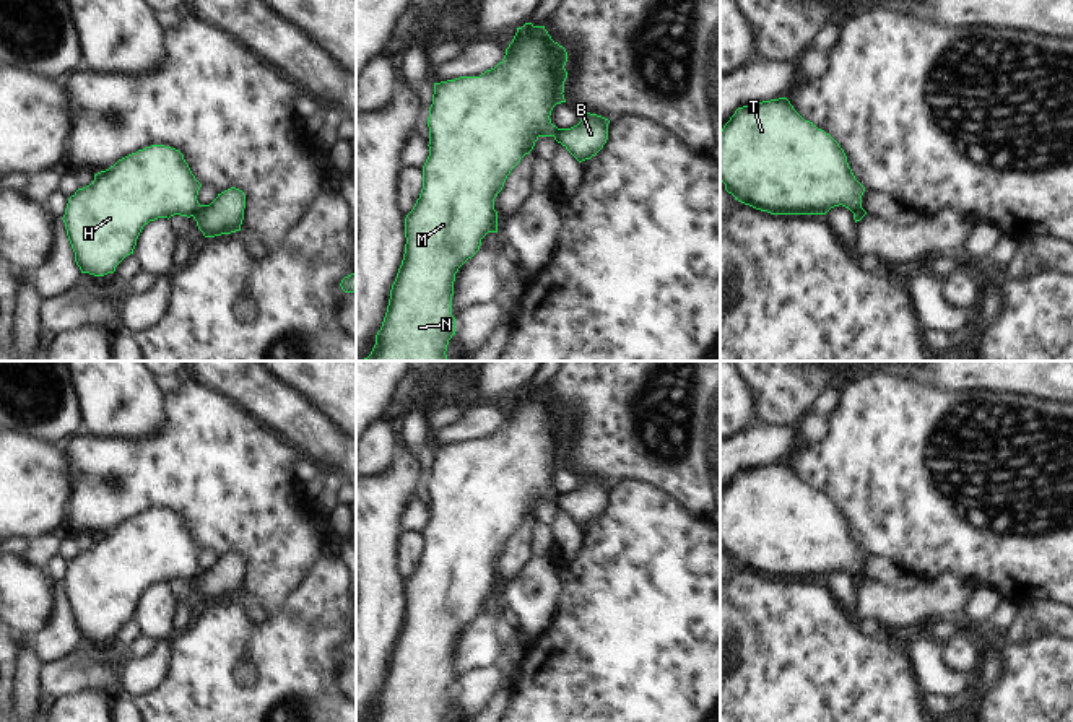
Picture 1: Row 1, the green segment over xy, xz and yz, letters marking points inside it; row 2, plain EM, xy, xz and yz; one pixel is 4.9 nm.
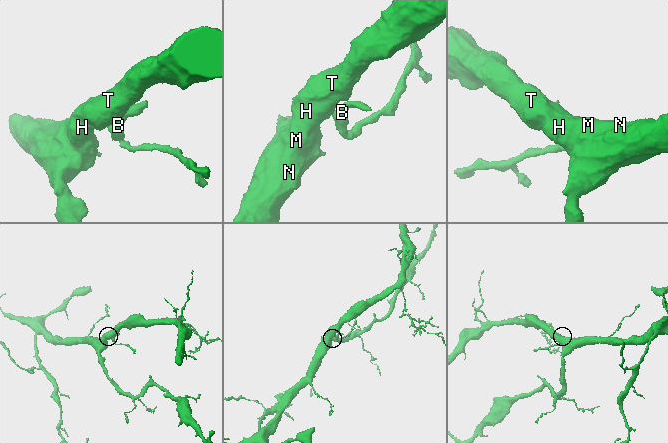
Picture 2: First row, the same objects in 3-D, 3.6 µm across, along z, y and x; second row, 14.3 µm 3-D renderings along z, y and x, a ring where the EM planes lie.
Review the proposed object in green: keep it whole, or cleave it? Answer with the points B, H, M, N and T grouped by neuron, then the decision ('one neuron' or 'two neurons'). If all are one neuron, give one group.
groups B / H M N T; two neurons

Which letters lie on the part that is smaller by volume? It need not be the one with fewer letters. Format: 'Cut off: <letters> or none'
Cut off: B

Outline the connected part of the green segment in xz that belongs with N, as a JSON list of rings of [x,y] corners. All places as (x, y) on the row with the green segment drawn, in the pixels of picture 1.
[[[525,23],[506,49],[504,59],[480,76],[460,76],[434,83],[429,107],[429,156],[423,166],[423,189],[413,210],[405,218],[405,254],[376,345],[361,361],[447,361],[447,345],[455,335],[452,315],[454,281],[458,268],[471,259],[488,233],[497,233],[497,211],[494,198],[502,190],[510,171],[528,154],[540,137],[554,137],[558,127],[551,124],[551,111],[566,102],[564,68],[567,52],[554,42],[545,26]]]

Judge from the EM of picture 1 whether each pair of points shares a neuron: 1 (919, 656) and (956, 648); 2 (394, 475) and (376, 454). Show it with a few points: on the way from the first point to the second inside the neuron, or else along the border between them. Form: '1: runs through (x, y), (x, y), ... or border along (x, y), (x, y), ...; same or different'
1: border along (942, 644), (943, 661), (953, 670), (971, 675); different
2: border along (399, 447), (392, 462), (373, 477); different

